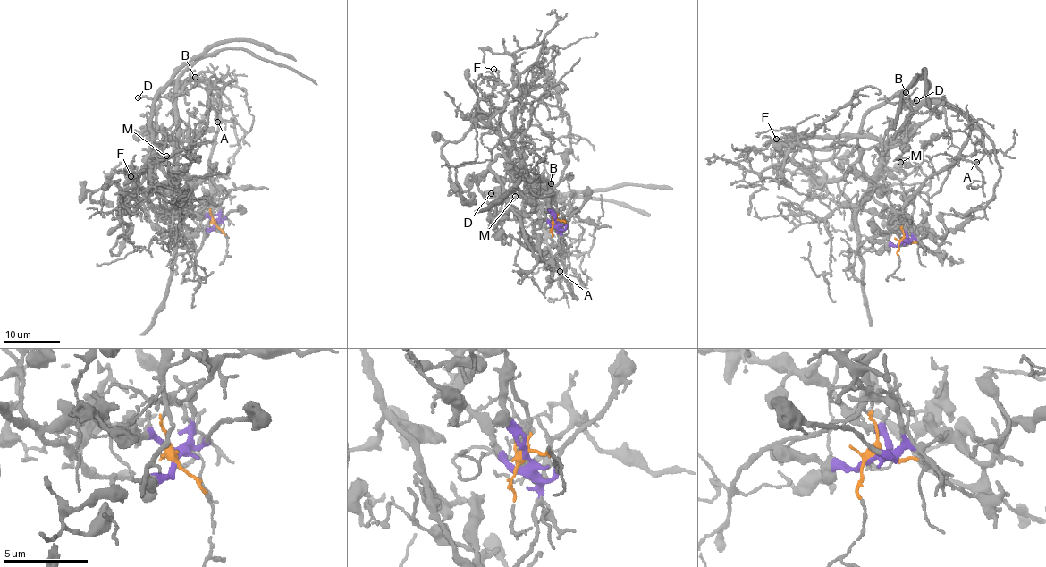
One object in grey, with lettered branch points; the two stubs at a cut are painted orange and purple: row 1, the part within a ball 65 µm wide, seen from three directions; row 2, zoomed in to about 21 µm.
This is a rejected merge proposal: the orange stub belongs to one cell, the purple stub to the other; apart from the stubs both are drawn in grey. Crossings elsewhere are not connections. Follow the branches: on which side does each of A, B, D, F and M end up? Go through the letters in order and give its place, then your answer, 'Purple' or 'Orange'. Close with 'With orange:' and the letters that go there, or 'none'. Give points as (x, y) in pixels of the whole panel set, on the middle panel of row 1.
A: Place: (560, 271). Orange
B: Place: (551, 183). Orange
D: Place: (491, 193). Purple
F: Place: (493, 69). Orange
M: Place: (515, 196). Purple
With orange: A, B, F

